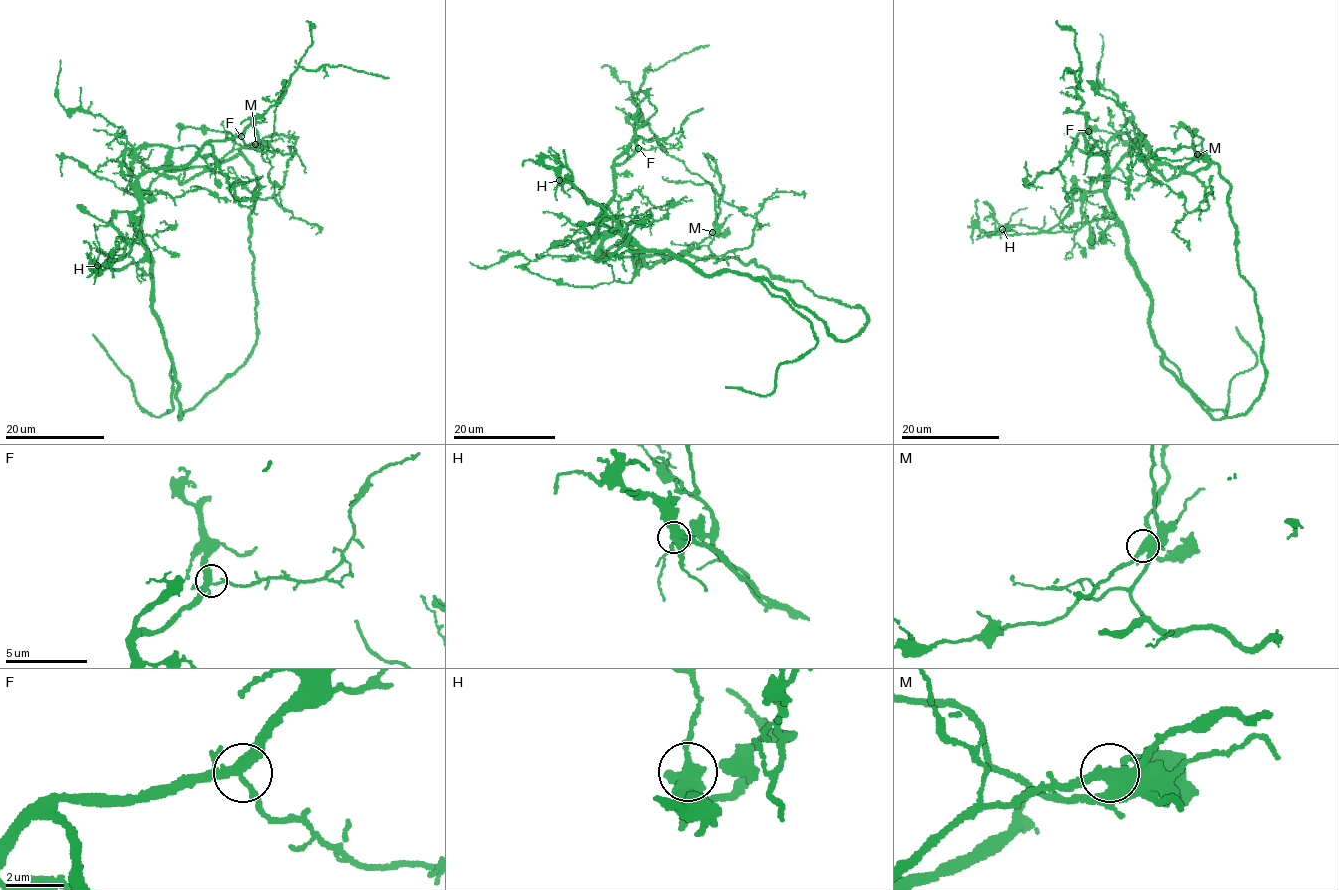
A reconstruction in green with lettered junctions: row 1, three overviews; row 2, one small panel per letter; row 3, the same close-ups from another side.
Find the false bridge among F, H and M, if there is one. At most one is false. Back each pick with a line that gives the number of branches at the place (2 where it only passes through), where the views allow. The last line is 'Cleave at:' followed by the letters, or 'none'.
Cleave at: none

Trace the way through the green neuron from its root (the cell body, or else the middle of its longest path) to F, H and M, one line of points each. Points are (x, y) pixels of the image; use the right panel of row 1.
F: (1113, 208), (1105, 192), (1107, 159), (1104, 155), (1088, 153), (1084, 132), (1088, 131)
H: (1113, 208), (1114, 218), (1091, 220), (1075, 230), (1013, 235), (1002, 229)
M: (1113, 208), (1106, 181), (1116, 163), (1134, 147), (1154, 166), (1168, 164), (1184, 169), (1197, 154)

